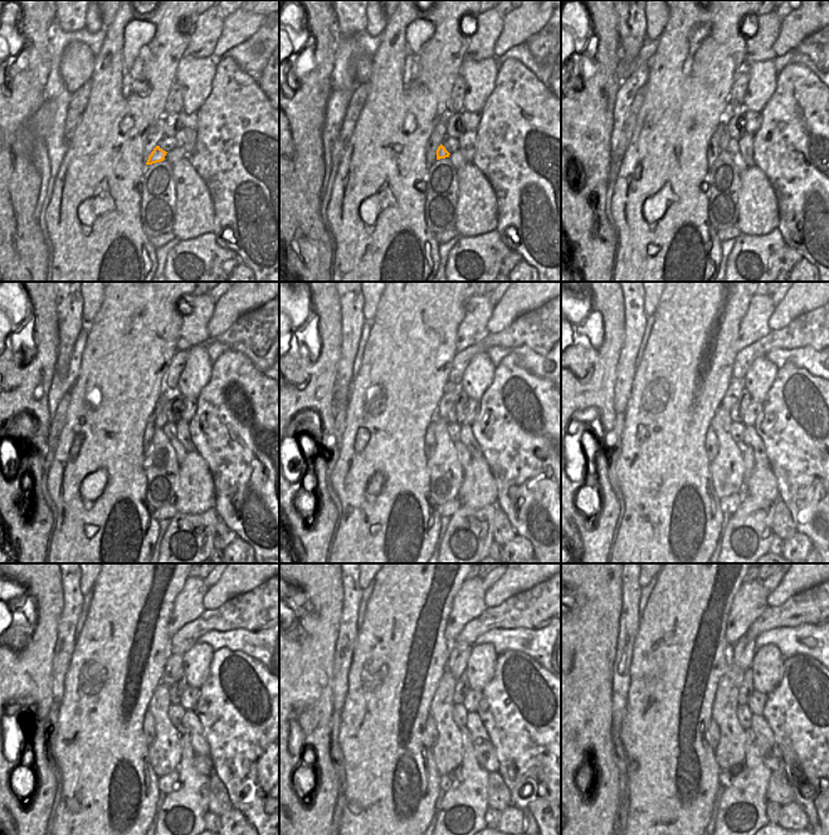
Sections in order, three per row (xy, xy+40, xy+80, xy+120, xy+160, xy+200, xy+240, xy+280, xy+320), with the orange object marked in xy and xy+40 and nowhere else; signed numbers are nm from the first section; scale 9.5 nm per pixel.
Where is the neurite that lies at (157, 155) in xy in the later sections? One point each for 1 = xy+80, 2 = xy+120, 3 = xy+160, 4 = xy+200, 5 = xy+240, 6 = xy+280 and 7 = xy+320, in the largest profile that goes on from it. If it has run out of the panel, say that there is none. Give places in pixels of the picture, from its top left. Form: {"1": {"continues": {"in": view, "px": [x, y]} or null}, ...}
{"1": {"continues": {"in": "xy+80", "px": [725, 137]}}, "2": {"continues": {"in": "xy+120", "px": [160, 418]}}, "3": {"continues": {"in": "xy+160", "px": [449, 396]}}, "4": {"continues": {"in": "xy+200", "px": [735, 389]}}, "5": {"continues": {"in": "xy+240", "px": [174, 665]}}, "6": {"continues": {"in": "xy+280", "px": [458, 655]}}, "7": {"continues": {"in": "xy+320", "px": [741, 653]}}}

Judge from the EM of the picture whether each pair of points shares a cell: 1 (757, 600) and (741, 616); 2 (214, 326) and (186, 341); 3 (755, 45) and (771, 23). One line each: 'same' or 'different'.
1: same
2: different
3: same

